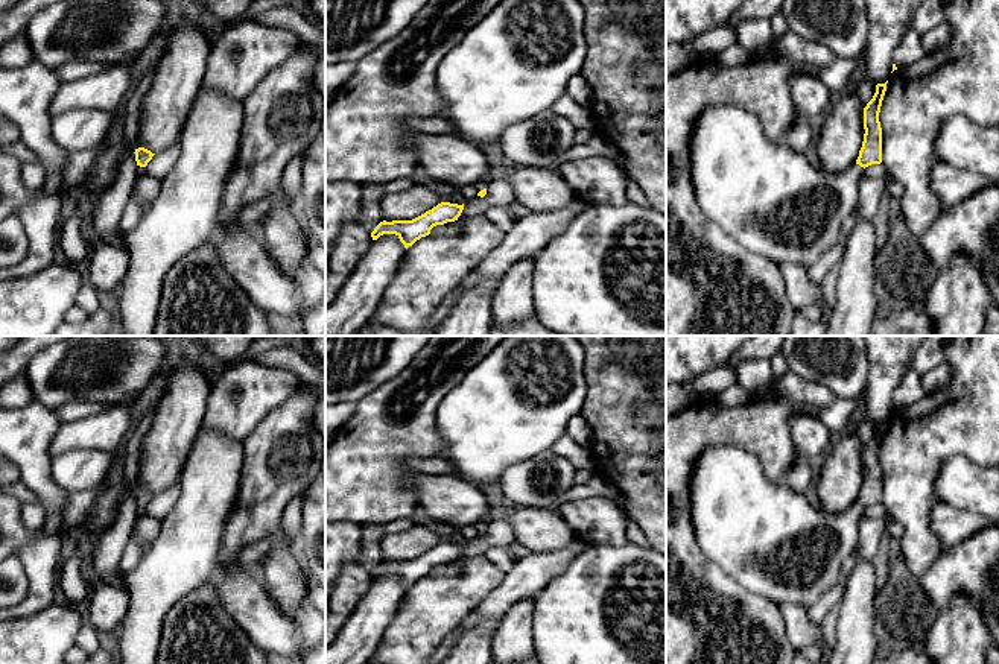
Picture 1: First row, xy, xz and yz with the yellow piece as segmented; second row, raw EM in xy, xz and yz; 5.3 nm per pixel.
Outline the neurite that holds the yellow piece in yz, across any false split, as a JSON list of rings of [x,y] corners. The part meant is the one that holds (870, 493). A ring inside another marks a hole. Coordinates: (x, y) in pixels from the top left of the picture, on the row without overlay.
[[[877,424],[873,439],[864,448],[864,482],[856,503],[839,515],[827,515],[813,506],[806,494],[798,494],[785,483],[774,483],[765,474],[760,460],[733,445],[713,445],[695,462],[690,476],[690,512],[696,542],[704,556],[745,590],[774,603],[812,606],[830,588],[842,582],[841,565],[856,550],[858,524],[864,509],[882,503],[882,468],[879,453],[886,424]]]

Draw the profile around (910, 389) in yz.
[[[911,369],[899,383],[893,392],[893,401],[897,410],[906,409],[926,395],[921,386],[921,378],[923,375],[920,375],[915,369]]]

